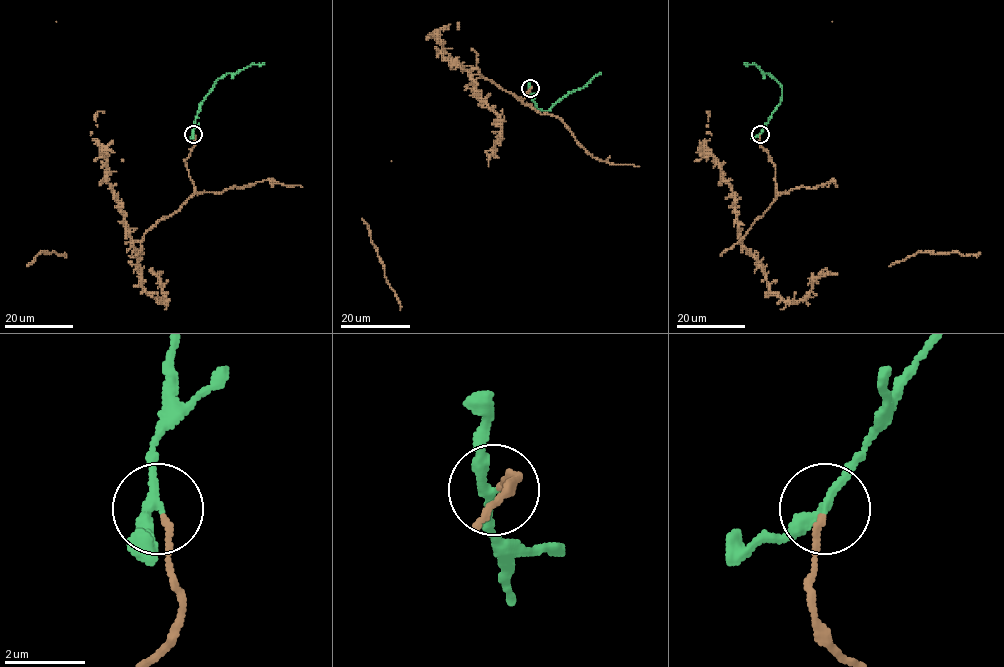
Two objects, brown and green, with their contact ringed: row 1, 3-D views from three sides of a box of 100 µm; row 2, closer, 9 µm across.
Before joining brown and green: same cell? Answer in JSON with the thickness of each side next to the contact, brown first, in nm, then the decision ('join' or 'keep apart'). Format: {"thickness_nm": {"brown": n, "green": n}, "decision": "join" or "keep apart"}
{"thickness_nm": {"brown": 140, "green": 260}, "decision": "join"}

